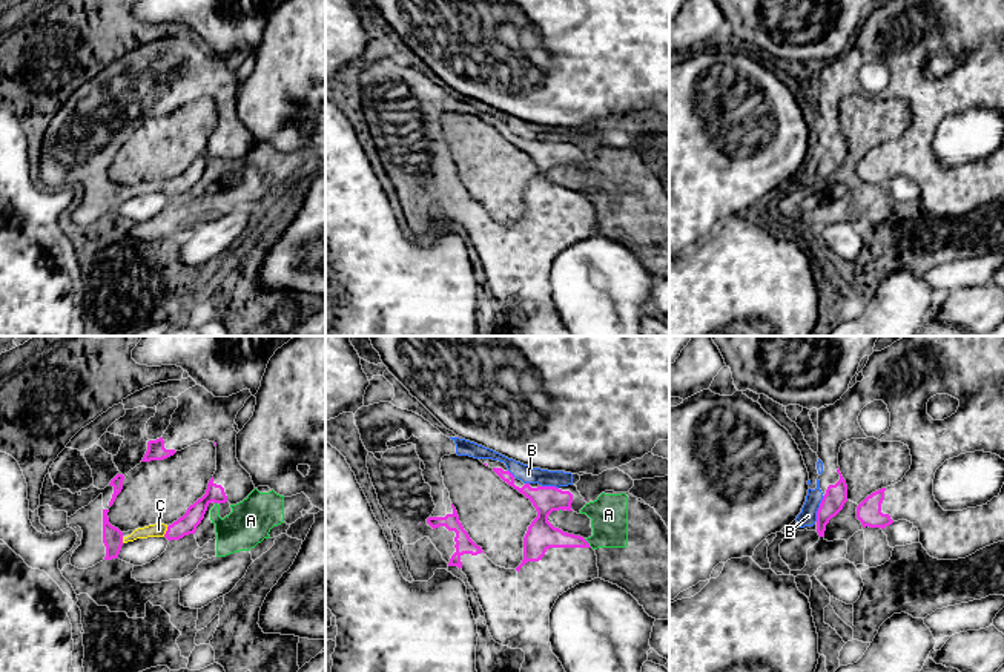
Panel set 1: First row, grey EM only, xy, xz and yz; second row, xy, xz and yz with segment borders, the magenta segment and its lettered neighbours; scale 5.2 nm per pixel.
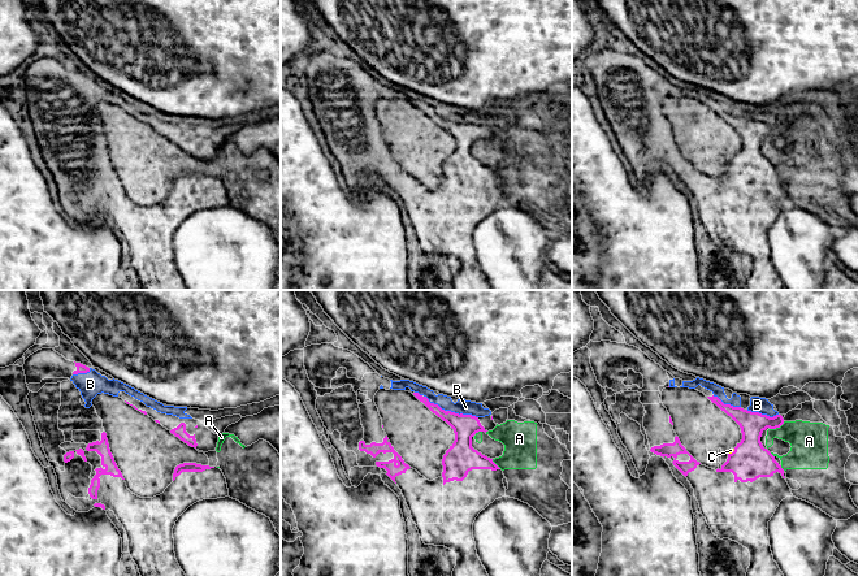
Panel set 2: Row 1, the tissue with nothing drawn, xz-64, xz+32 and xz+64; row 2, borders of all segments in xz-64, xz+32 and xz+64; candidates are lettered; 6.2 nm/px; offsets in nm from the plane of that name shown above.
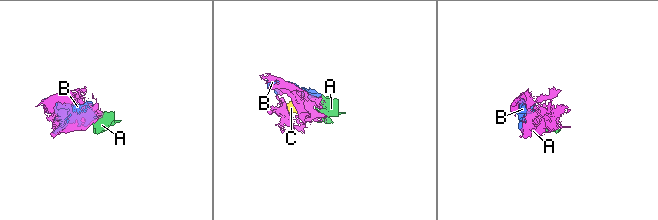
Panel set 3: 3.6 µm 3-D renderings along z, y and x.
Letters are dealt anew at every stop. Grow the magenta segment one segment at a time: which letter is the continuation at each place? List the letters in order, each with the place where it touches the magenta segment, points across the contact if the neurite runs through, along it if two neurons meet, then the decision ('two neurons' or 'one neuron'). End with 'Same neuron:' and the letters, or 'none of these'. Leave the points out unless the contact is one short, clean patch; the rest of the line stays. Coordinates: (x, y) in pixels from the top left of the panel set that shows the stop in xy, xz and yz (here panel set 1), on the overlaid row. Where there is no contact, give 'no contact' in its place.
A: meets magenta in xz at (588, 543); border along xz (584, 539), (591, 546); two neurons
B: meets magenta in yz at (819, 508); one neuron
C: meets magenta in xy at (166, 531); one neuron
Same neuron: B, C

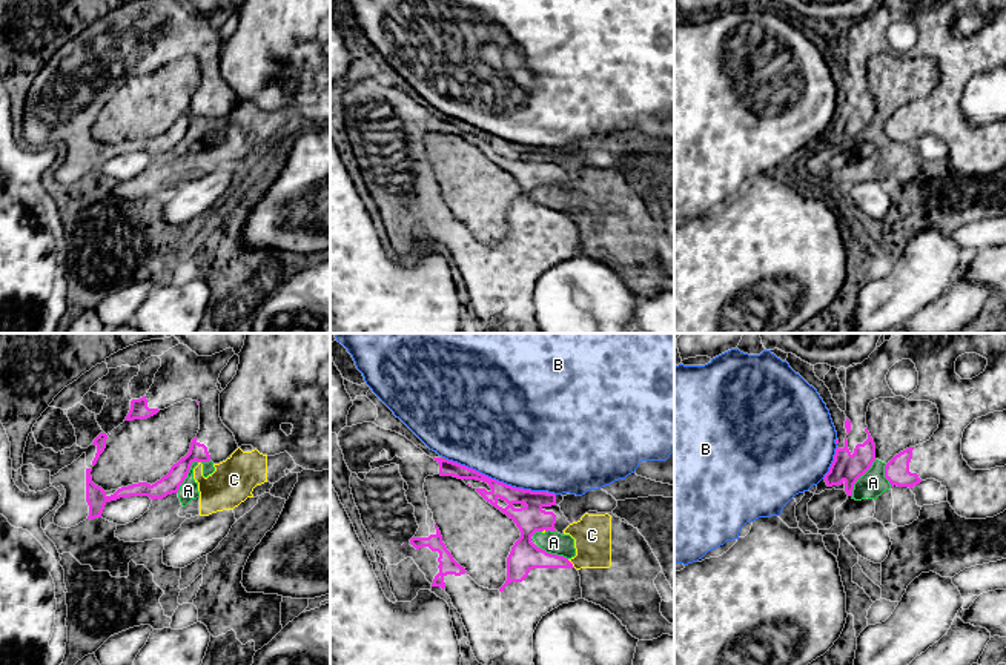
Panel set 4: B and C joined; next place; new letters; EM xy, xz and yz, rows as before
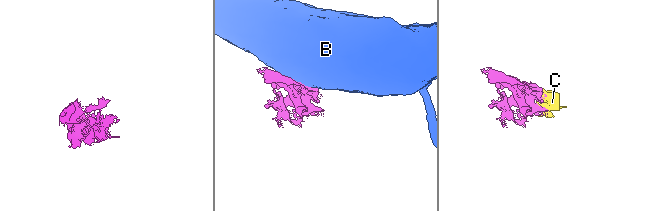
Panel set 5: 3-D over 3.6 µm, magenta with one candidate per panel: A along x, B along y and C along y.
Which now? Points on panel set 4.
A: meets magenta in yz at (859, 476); border along yz (876, 459), (857, 479), (851, 495); two neurons
B: meets magenta in xz at (495, 479); two neurons
C: meets magenta in xz at (572, 564); border along xz (567, 559), (575, 567); two neurons
Same neuron: none of these

